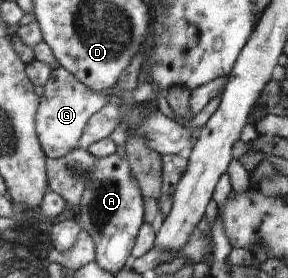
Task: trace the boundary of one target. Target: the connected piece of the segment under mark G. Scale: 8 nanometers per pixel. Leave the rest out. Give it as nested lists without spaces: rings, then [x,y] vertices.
[[[57,67],[53,70],[47,83],[43,85],[43,97],[36,121],[36,131],[40,137],[41,148],[50,159],[59,159],[73,149],[80,147],[81,138],[93,115],[99,113],[110,102],[118,101],[115,96],[101,95],[85,87],[73,77],[72,73]]]

